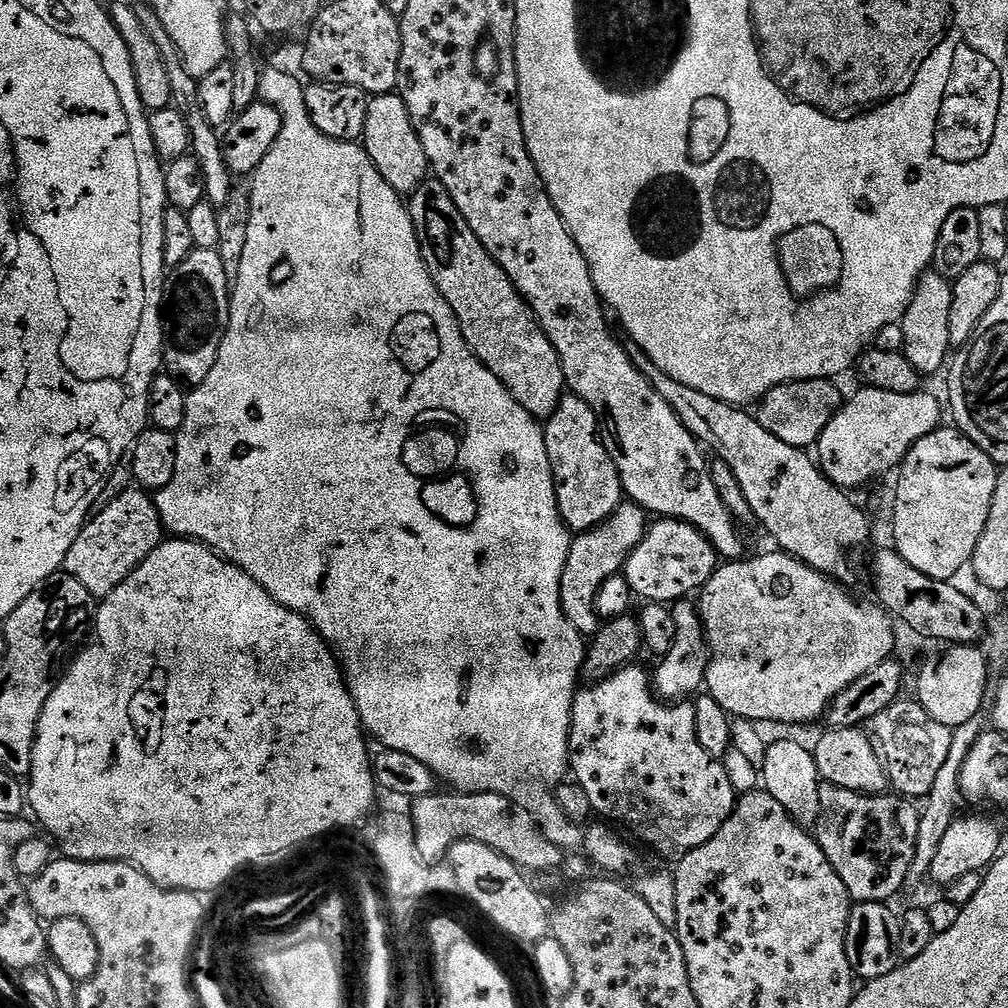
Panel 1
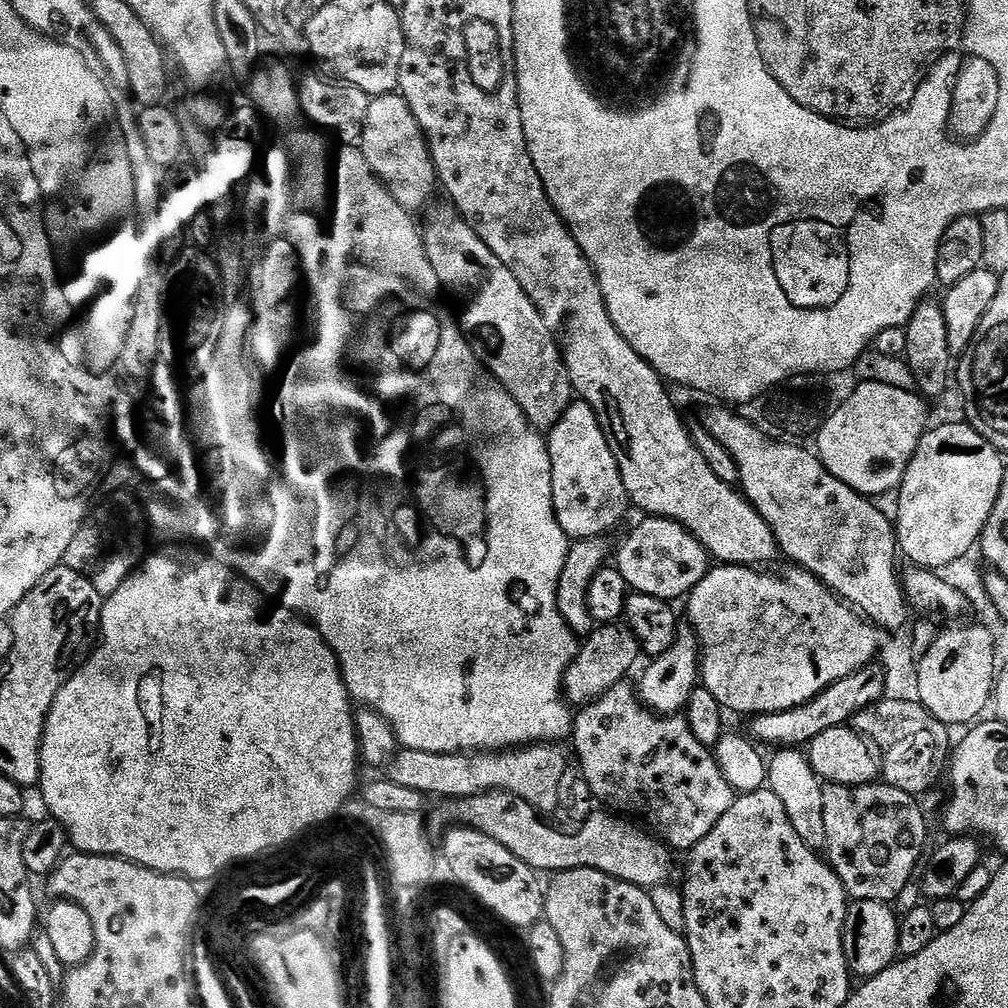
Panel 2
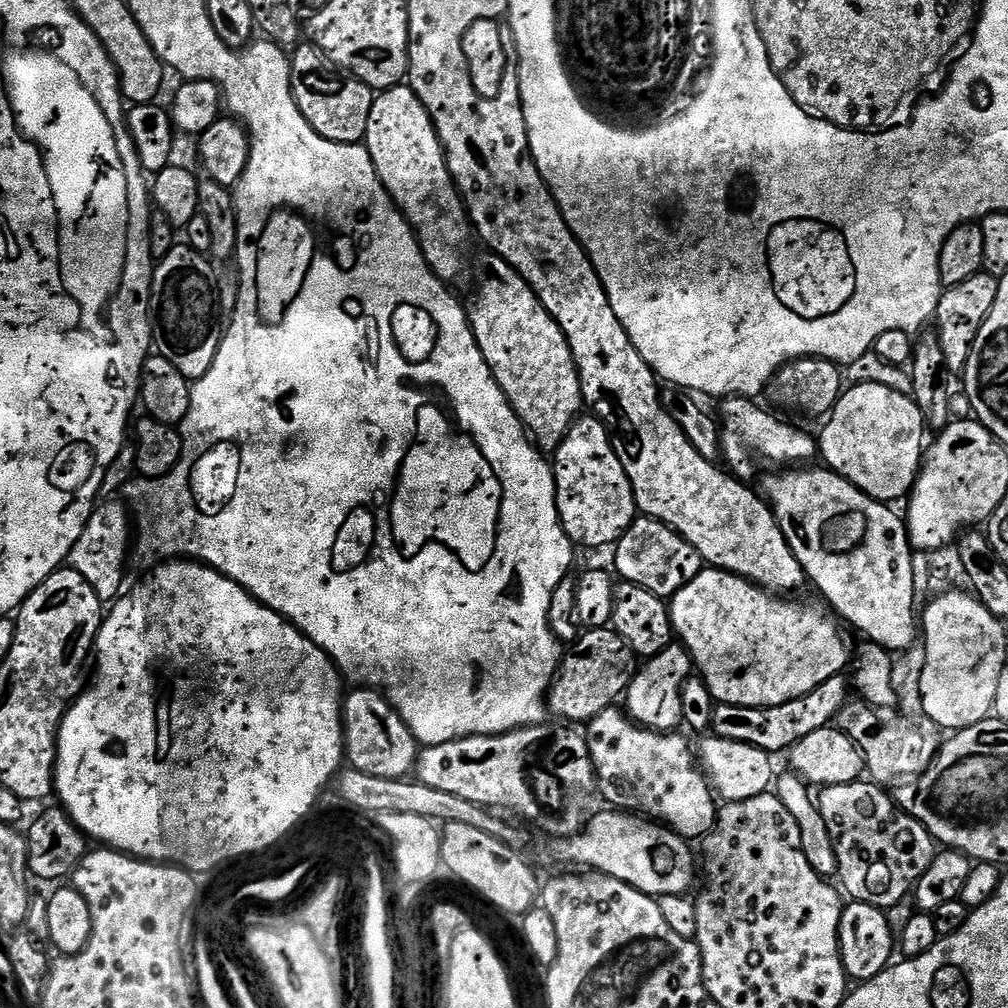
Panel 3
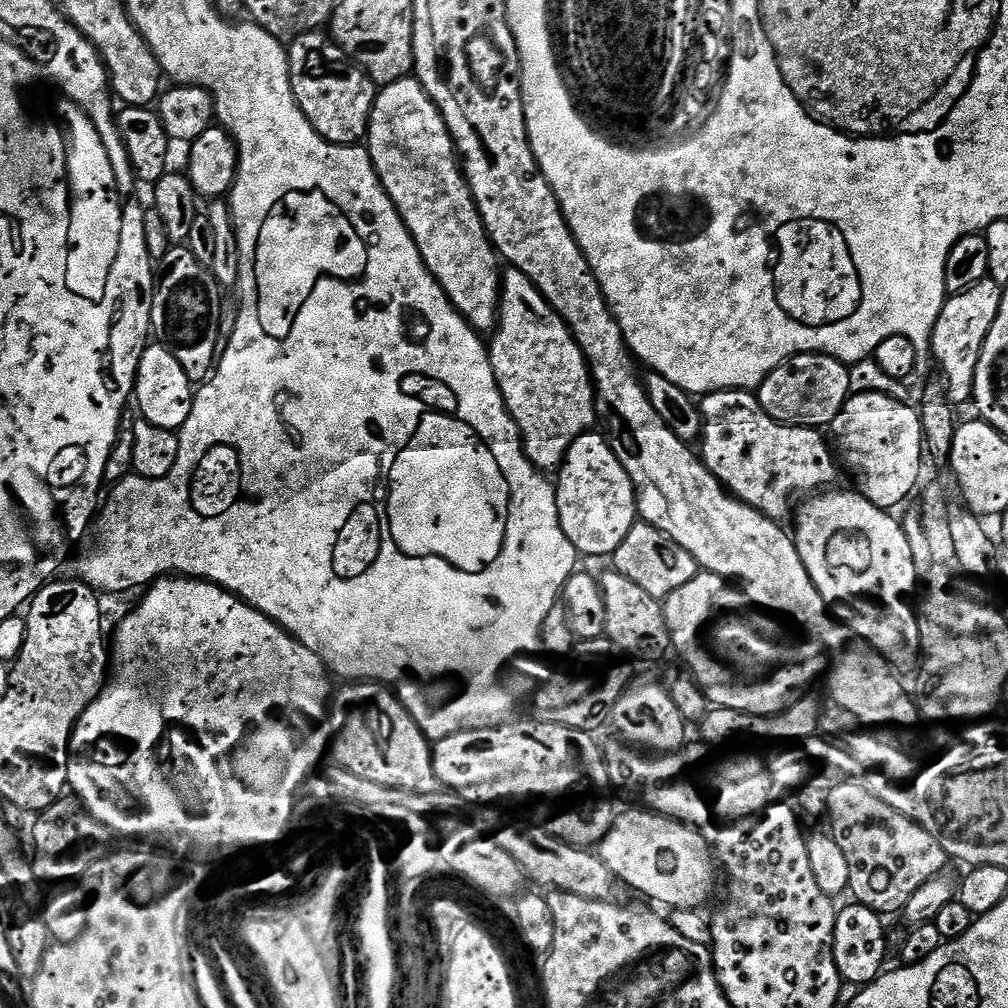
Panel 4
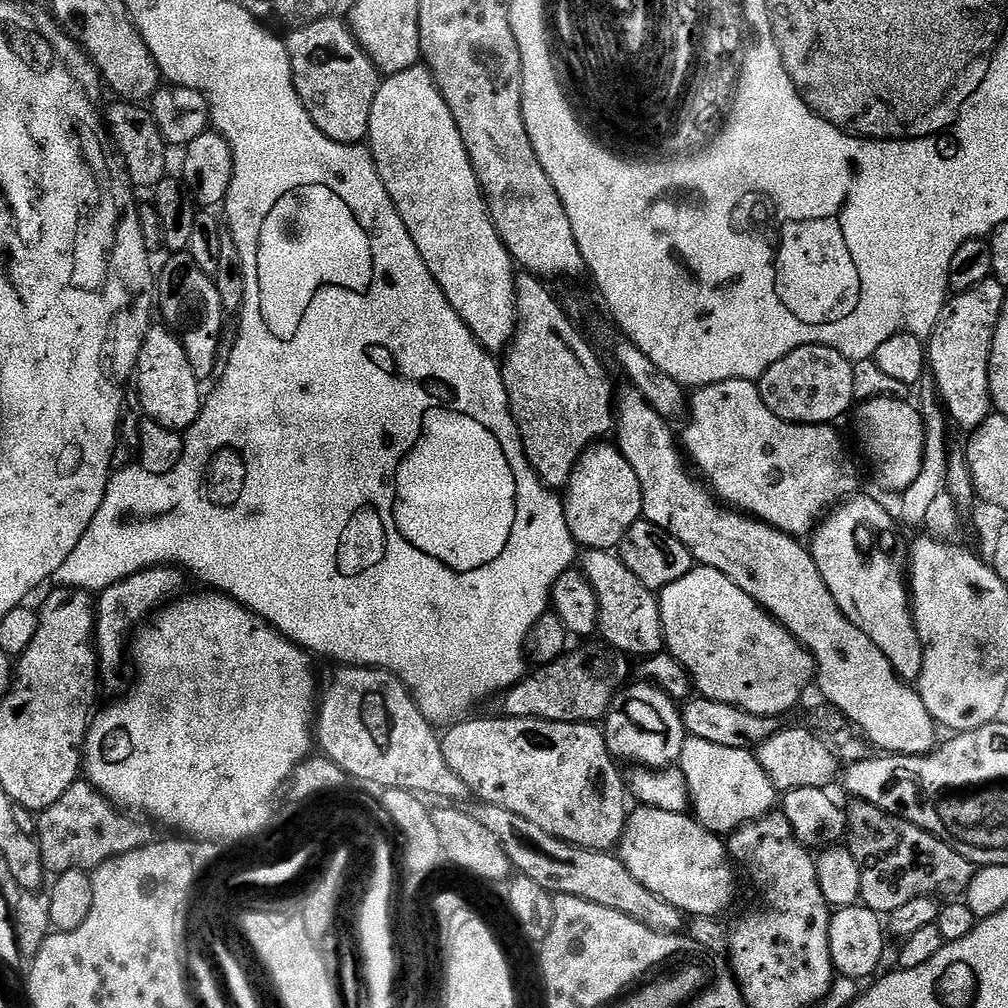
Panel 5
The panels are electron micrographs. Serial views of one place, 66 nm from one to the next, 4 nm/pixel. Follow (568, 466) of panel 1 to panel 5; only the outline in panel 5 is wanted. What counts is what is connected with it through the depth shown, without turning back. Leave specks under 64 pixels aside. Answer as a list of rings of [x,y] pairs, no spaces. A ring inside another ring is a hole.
[[[594,444],[583,453],[575,468],[572,469],[571,481],[564,492],[564,513],[570,526],[572,539],[585,549],[591,551],[611,551],[619,547],[624,536],[643,517],[644,491],[634,468],[615,445]]]

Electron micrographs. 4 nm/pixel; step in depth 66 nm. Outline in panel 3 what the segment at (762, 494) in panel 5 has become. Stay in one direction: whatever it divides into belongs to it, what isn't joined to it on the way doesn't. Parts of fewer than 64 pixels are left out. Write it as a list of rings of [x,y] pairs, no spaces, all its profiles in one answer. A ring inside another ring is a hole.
[[[733,396],[725,399],[718,411],[722,421],[720,429],[720,447],[723,459],[728,459],[727,467],[741,481],[751,481],[756,472],[756,456],[769,460],[776,466],[800,466],[805,462],[812,462],[818,456],[818,440],[815,435],[807,436],[800,428],[791,428],[780,420],[775,420],[768,412],[763,412],[756,405],[757,401],[743,396]]]

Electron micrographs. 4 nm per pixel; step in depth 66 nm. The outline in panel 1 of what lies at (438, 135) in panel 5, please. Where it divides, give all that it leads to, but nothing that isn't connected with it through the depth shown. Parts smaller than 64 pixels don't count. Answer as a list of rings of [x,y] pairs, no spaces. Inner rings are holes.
[[[398,94],[373,95],[369,99],[362,147],[370,162],[374,162],[378,174],[386,178],[395,192],[410,194],[419,184],[424,183],[429,171],[426,152],[422,150],[422,142],[410,122],[410,114]]]

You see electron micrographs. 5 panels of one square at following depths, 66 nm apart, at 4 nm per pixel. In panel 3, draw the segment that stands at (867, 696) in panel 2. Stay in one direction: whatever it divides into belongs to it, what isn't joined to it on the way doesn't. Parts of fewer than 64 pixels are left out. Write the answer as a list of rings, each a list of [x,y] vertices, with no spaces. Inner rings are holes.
[[[843,675],[830,678],[826,682],[822,682],[822,686],[818,686],[814,690],[810,690],[810,694],[806,694],[802,698],[794,698],[790,702],[782,702],[778,706],[766,706],[765,708],[751,708],[750,706],[730,706],[729,704],[717,704],[714,710],[714,718],[712,719],[711,731],[718,738],[726,738],[726,742],[742,742],[749,744],[755,748],[769,754],[787,753],[789,748],[793,748],[798,742],[802,742],[802,738],[806,738],[809,734],[814,734],[814,730],[822,730],[829,727],[835,721],[837,714],[849,702],[848,688],[850,692],[850,684],[844,681]]]

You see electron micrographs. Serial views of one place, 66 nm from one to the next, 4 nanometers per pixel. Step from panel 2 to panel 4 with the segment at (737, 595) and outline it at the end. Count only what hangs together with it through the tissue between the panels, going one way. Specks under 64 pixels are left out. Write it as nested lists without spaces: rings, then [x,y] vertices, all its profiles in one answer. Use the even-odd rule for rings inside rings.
[[[697,571],[694,579],[674,590],[674,594],[663,601],[666,626],[672,635],[675,655],[684,659],[685,666],[689,668],[685,669],[698,682],[709,705],[769,716],[782,711],[790,697],[819,674],[820,667],[822,672],[826,656],[819,643],[807,642],[788,649],[786,645],[775,644],[756,632],[750,621],[732,616],[736,608],[735,590],[737,592],[721,576]]]

